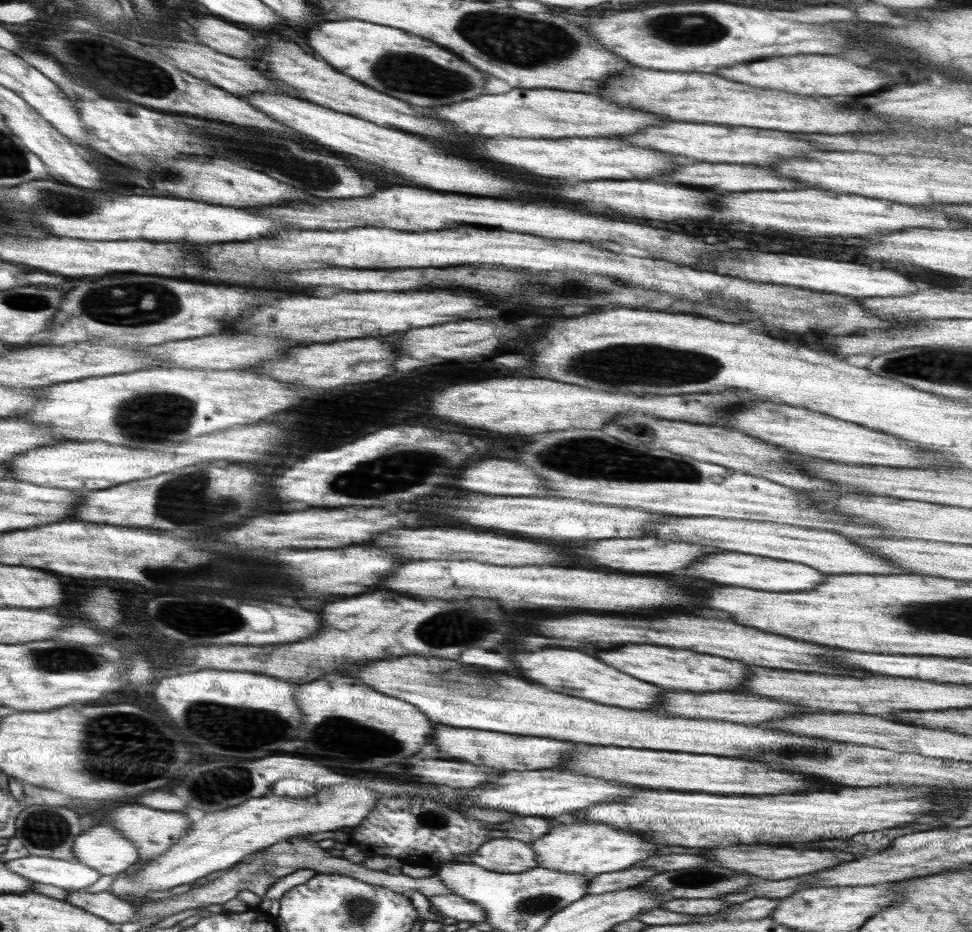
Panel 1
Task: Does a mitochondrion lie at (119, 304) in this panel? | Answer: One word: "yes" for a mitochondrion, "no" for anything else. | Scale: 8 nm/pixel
yes

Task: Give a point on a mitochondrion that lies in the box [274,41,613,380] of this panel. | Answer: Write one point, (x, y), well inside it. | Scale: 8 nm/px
(401, 70)

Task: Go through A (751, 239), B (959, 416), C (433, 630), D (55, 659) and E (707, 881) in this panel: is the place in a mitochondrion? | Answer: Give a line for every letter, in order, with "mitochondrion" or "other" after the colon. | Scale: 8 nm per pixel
A: other
B: other
C: mitochondrion
D: mitochondrion
E: mitochondrion

